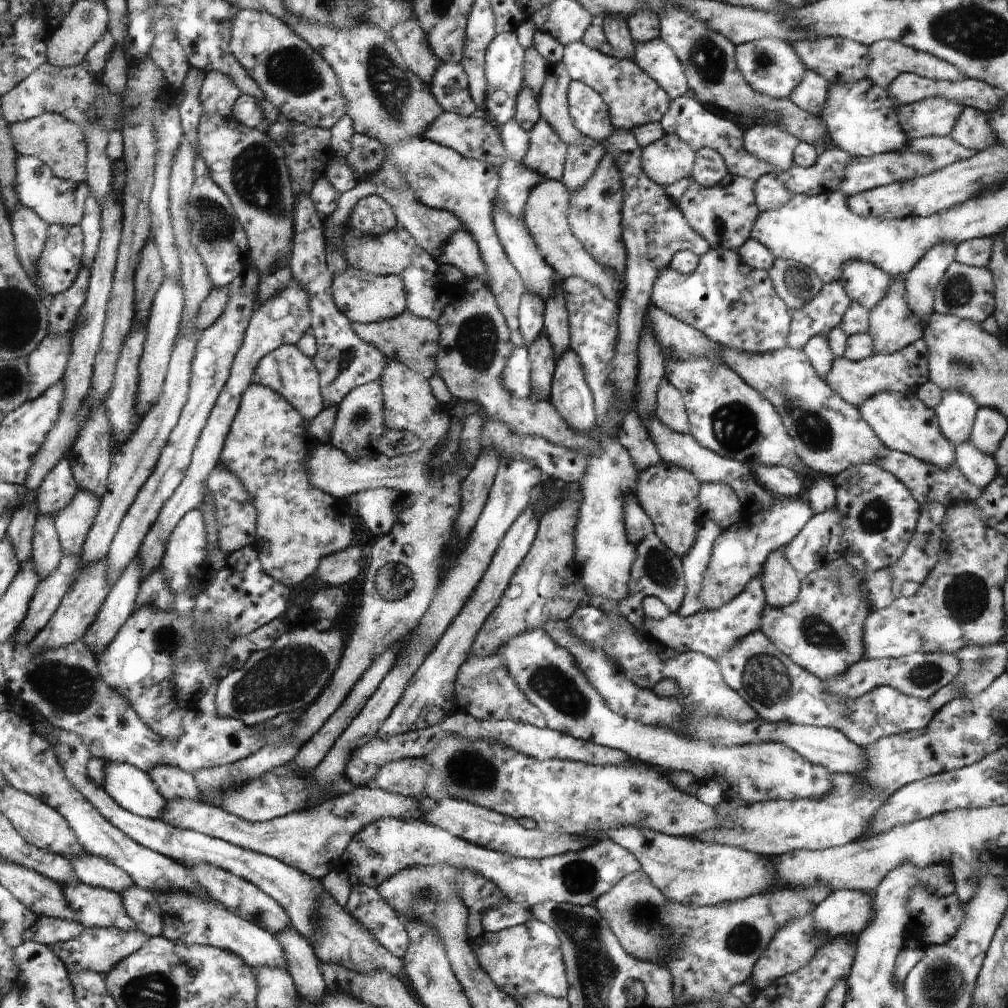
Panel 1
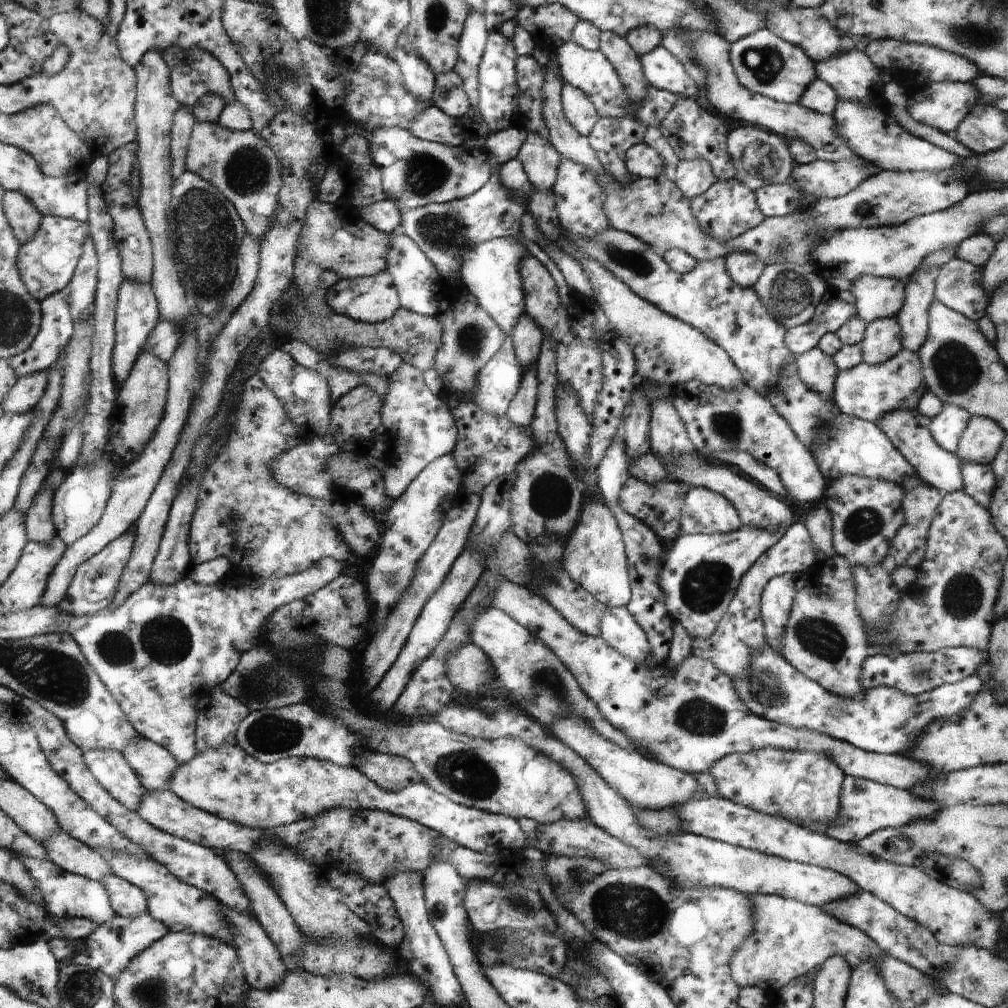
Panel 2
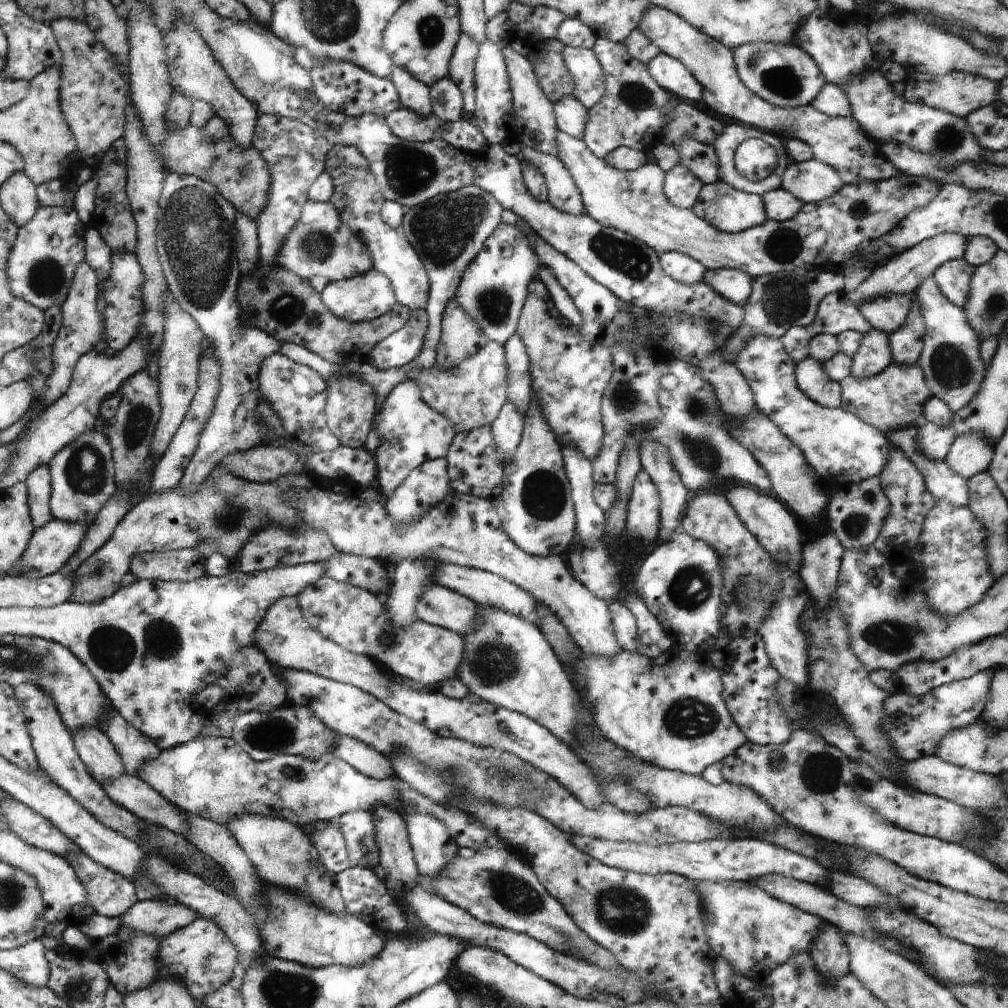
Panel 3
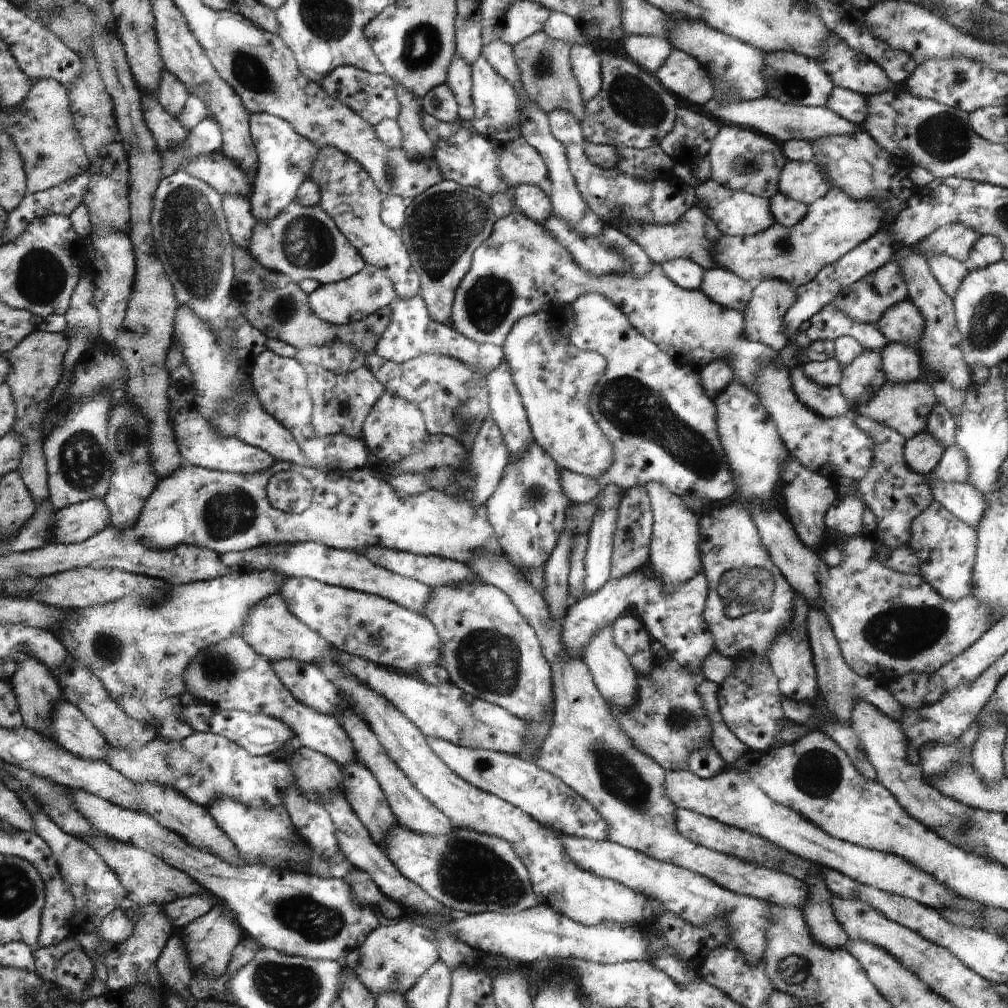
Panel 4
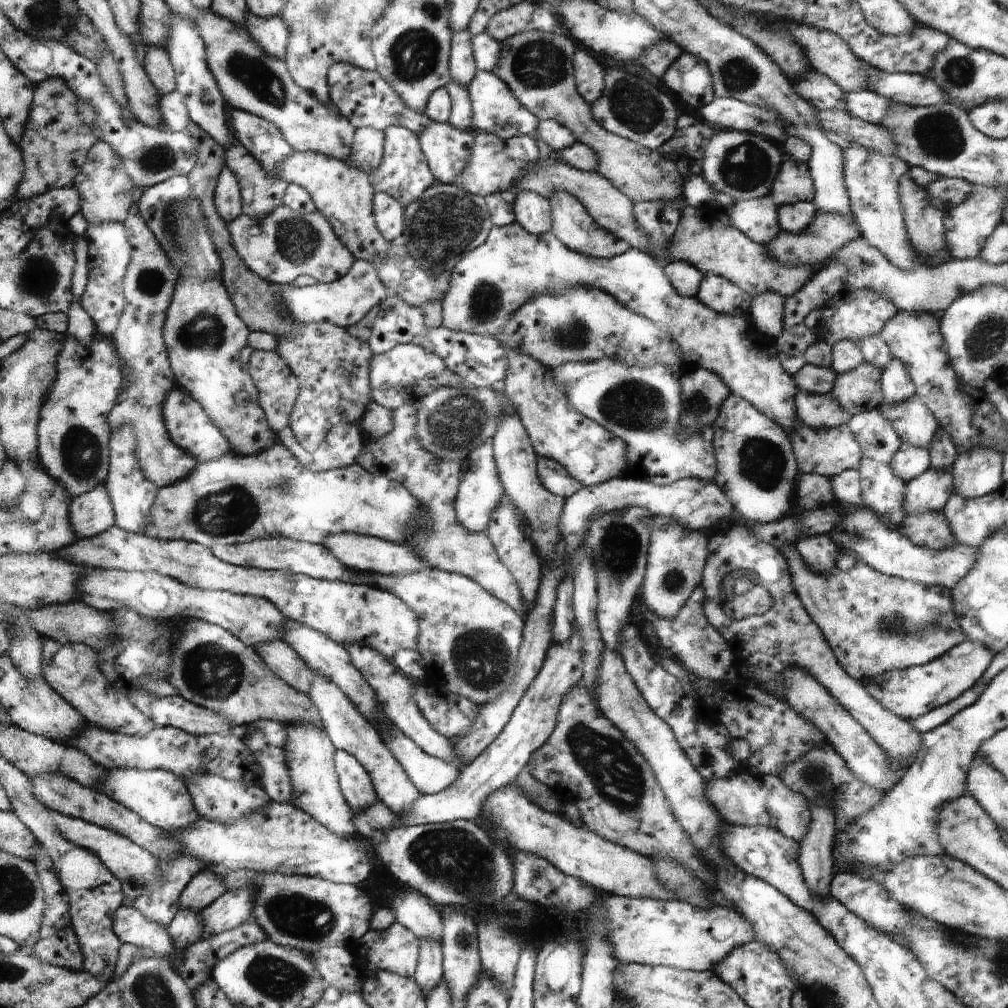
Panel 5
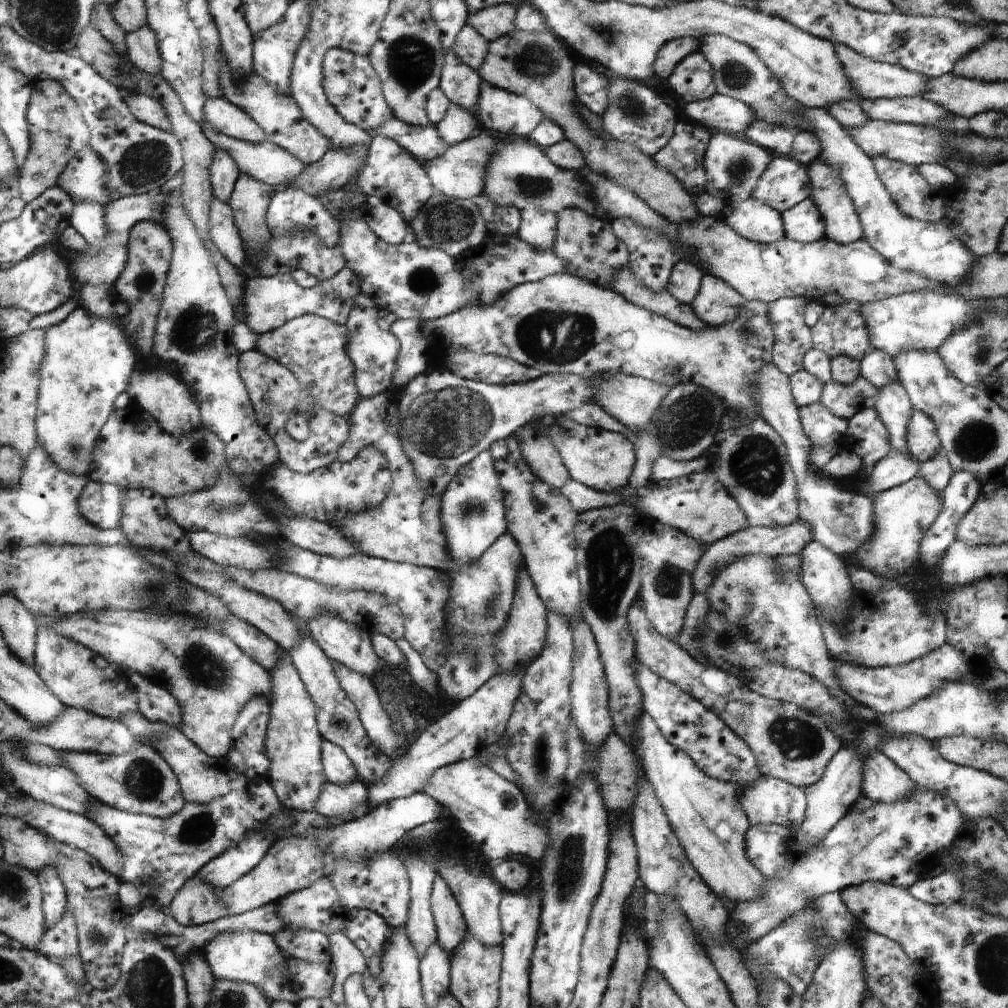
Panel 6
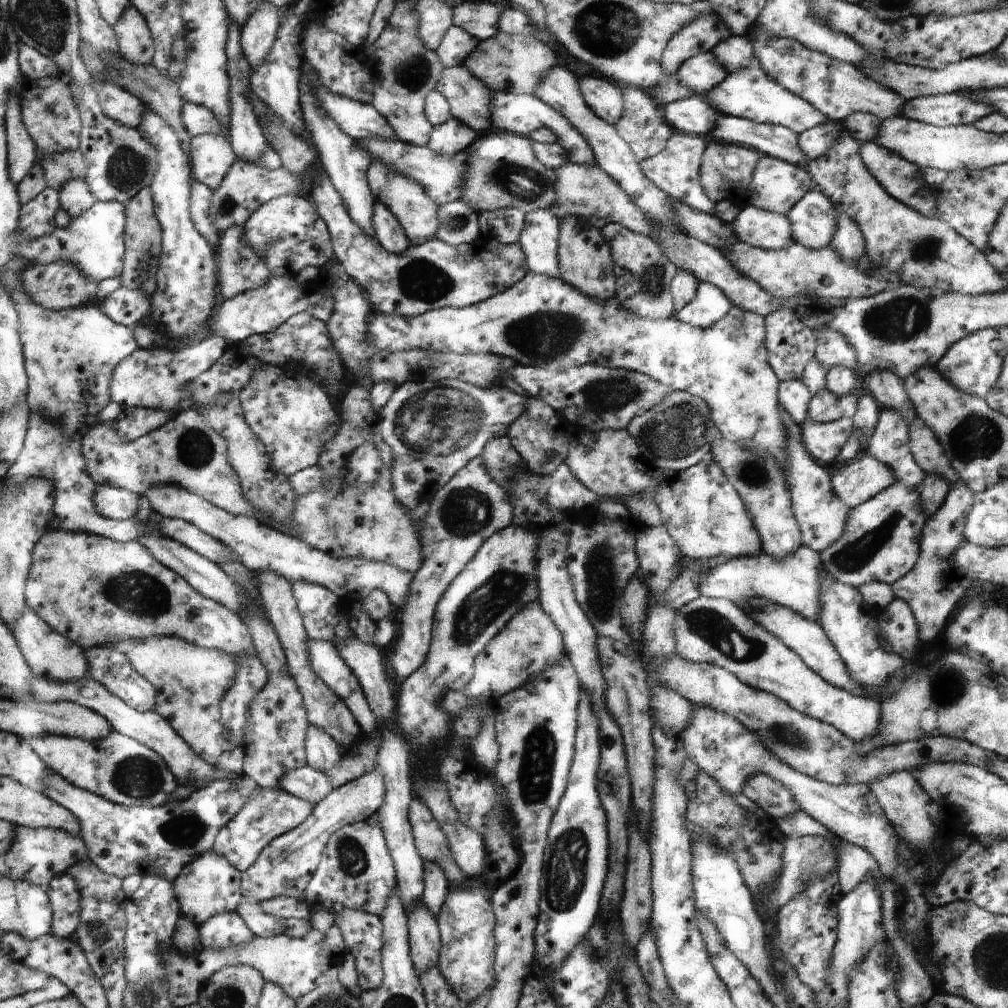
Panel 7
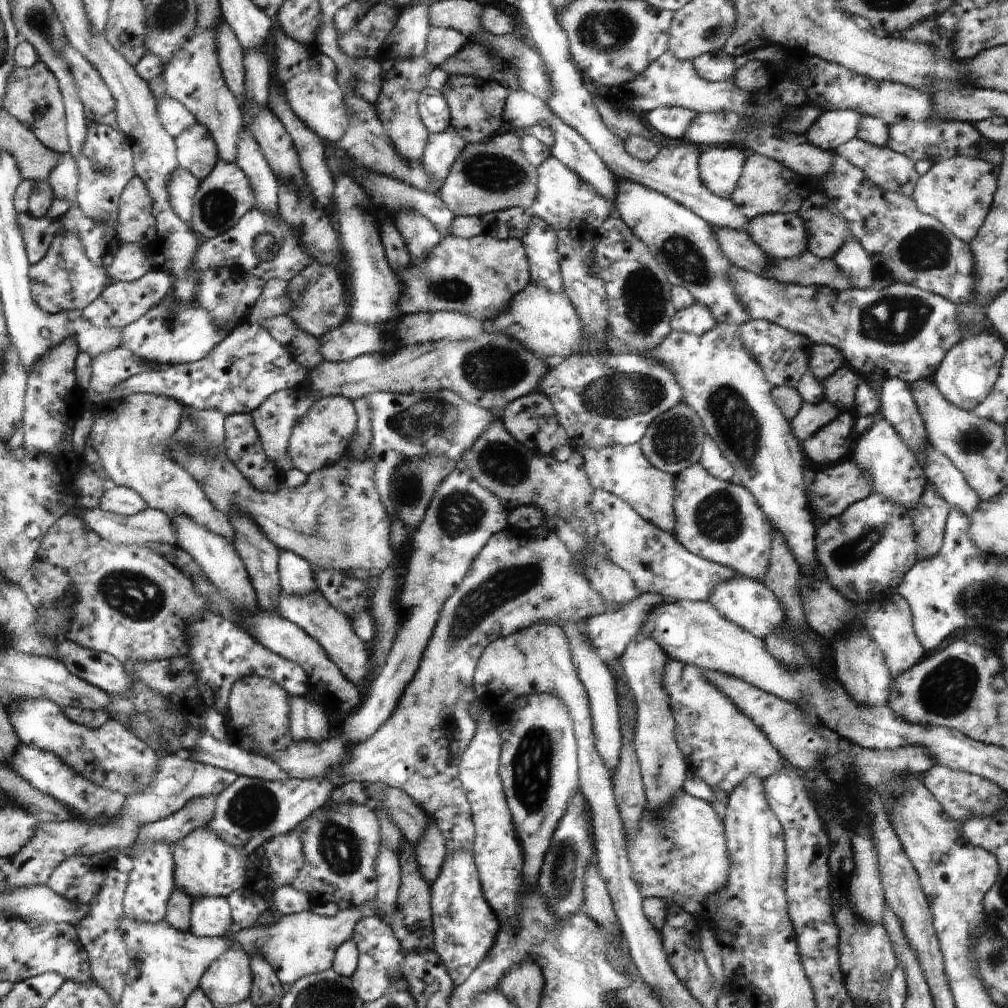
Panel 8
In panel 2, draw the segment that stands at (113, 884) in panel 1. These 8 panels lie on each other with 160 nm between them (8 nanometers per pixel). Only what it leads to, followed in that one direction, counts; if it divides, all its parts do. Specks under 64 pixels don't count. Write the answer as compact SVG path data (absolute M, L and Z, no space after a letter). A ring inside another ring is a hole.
M59 830L58 836L42 843L48 851L49 860L55 865L77 875L100 881L108 875L115 875L110 863L82 841Z

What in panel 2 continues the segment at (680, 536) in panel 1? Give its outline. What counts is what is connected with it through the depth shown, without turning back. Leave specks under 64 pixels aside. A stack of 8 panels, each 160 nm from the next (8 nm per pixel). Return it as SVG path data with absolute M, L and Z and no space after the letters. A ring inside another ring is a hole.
M629 475L629 479L621 492L621 503L629 513L637 516L641 521L645 521L654 532L658 532L657 536L664 542L665 546L670 546L673 541L672 538L676 538L678 530L681 531L681 510L685 505L685 498L690 489L691 487L685 482L678 482L670 477L666 478L664 485L658 486Z

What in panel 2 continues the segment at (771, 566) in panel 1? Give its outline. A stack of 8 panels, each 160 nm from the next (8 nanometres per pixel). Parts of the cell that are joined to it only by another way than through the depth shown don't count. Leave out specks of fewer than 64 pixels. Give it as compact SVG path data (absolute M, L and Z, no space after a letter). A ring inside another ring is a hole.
M794 573L772 577L761 594L760 616L766 642L774 651L781 649L781 636L793 607L796 590Z

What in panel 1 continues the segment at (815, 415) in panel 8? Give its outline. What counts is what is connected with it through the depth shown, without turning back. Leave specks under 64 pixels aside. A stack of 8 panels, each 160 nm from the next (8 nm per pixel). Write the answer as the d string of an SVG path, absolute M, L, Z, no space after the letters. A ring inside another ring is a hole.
M898 275L892 278L893 284L889 288L889 292L869 312L867 333L873 340L874 353L890 354L896 352L924 336L925 324L918 315L915 315L914 311L911 311L911 306L907 303L905 276Z

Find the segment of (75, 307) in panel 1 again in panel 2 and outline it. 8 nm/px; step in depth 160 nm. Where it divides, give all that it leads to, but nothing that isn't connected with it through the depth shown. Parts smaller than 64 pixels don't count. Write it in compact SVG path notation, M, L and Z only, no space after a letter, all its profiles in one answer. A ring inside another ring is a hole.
M68 289L57 292L44 299L41 303L41 313L44 317L41 320L40 333L33 340L32 346L28 350L13 356L8 360L8 363L13 367L13 371L18 378L31 372L38 372L52 367L63 349L67 347L73 332L76 330L74 320L71 317L70 293Z

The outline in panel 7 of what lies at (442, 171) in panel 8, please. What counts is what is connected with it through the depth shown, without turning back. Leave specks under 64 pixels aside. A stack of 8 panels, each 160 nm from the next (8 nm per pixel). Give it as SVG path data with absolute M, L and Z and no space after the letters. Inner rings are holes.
M453 116L434 128L427 147L441 155L450 156L458 151L466 151L477 139L476 132L472 128L468 128L467 124L461 123Z

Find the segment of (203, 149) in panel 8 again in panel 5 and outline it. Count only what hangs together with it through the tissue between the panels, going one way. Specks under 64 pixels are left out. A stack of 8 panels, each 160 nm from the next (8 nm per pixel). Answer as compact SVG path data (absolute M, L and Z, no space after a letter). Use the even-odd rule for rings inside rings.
M226 166L222 168L220 178L217 180L216 208L227 224L244 212L240 181L231 168Z

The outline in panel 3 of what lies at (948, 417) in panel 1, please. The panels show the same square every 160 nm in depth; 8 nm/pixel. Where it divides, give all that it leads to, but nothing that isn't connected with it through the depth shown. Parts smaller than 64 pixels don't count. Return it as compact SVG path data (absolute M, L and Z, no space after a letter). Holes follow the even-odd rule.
M921 421L918 427L918 451L928 459L945 460L954 439L957 437L953 422L947 427L941 427L931 422Z

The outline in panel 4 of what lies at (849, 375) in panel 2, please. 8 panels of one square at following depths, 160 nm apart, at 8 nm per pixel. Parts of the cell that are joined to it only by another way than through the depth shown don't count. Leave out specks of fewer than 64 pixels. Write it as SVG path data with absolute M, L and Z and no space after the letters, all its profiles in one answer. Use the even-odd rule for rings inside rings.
M919 379L910 384L892 384L892 382L886 381L866 404L860 404L856 410L850 410L850 413L853 416L864 416L866 420L888 426L908 441L920 432L927 431L928 416L936 404L934 392L927 381Z

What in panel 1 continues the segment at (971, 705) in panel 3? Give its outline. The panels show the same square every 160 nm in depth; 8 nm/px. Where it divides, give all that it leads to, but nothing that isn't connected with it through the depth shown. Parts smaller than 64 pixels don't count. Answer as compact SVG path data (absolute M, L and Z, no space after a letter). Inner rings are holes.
M759 628L736 640L717 663L724 674L725 683L741 693L762 720L830 727L861 747L886 735L901 735L906 731L926 728L934 713L958 697L959 691L950 683L938 689L931 699L924 700L906 696L891 686L879 686L856 700L842 703L841 699L827 695L819 677L794 664Z

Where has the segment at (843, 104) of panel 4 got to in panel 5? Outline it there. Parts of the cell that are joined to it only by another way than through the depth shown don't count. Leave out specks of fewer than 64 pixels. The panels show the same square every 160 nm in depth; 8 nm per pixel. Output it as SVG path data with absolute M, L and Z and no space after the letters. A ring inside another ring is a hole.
M870 89L843 92L844 109L863 121L880 125L892 101Z

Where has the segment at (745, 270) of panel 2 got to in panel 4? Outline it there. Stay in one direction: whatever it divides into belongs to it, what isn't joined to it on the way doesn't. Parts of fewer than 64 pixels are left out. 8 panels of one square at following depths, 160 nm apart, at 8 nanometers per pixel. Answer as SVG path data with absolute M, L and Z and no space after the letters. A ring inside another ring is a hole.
M718 267L705 270L700 290L718 305L745 313L753 288L754 283L735 276L730 270Z

